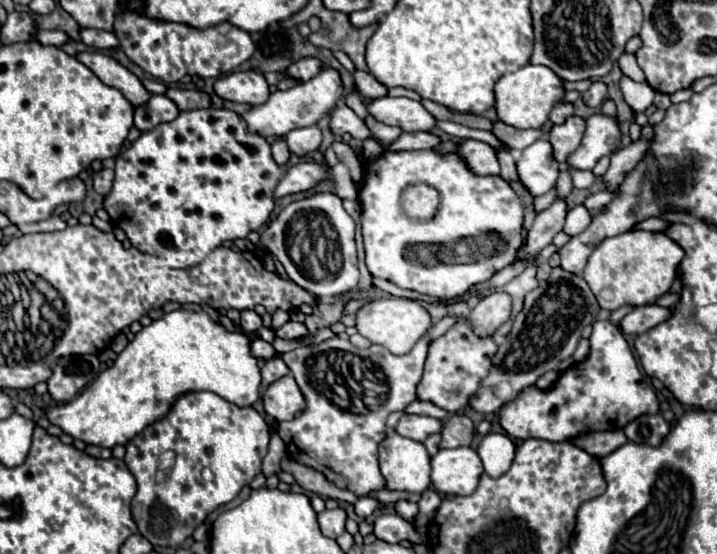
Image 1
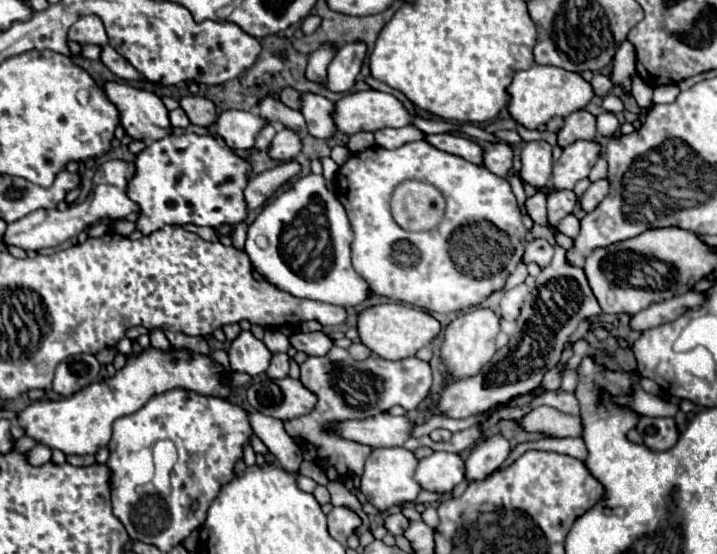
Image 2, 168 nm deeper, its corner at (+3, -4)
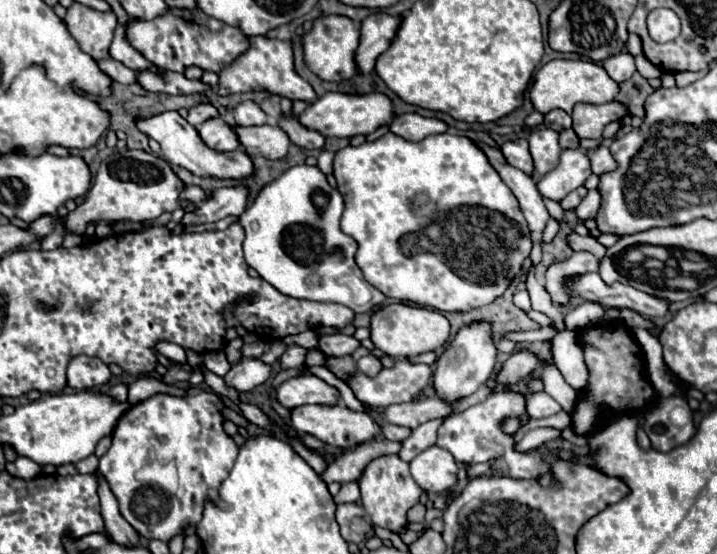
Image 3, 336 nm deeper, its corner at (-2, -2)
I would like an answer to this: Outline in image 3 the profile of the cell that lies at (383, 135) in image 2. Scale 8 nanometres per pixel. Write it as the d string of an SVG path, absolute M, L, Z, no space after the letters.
M401 114L395 116L395 120L389 124L389 130L403 140L419 142L425 136L447 132L447 124L437 118L425 118L419 114Z

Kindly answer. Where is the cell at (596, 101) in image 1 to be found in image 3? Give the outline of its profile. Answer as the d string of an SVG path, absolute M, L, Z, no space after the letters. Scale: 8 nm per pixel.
M623 52L623 54L617 54L617 56L607 58L607 60L603 62L603 68L607 70L607 74L609 74L617 84L621 84L621 82L625 82L625 80L629 80L629 78L633 76L633 72L635 72L635 60L633 60L631 54Z

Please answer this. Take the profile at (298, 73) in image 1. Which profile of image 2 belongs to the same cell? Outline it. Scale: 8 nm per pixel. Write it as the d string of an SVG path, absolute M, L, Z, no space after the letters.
M324 42L322 46L318 46L310 54L310 62L308 62L308 68L306 68L306 78L312 80L312 82L326 82L326 76L328 76L326 70L328 70L328 64L334 58L334 54L336 54L334 44Z

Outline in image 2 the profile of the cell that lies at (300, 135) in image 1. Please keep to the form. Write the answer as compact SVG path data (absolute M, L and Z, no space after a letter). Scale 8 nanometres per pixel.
M282 128L276 132L276 136L270 142L270 150L268 156L280 162L290 162L294 160L294 156L302 150L302 140L298 134L294 134L294 130L290 128Z

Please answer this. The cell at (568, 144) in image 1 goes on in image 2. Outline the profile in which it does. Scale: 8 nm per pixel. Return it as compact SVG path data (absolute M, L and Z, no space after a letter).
M578 110L566 116L564 128L558 132L558 146L566 148L576 140L594 140L594 136L596 136L596 116L586 110Z

